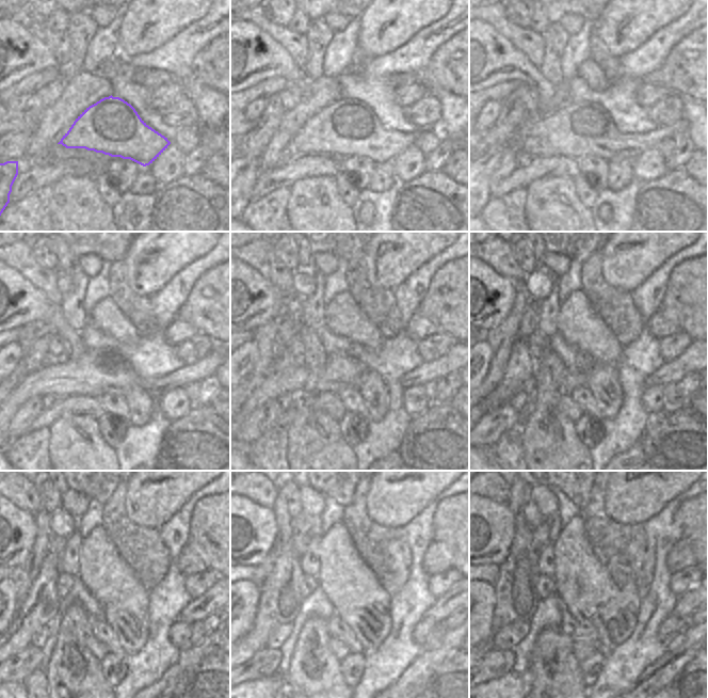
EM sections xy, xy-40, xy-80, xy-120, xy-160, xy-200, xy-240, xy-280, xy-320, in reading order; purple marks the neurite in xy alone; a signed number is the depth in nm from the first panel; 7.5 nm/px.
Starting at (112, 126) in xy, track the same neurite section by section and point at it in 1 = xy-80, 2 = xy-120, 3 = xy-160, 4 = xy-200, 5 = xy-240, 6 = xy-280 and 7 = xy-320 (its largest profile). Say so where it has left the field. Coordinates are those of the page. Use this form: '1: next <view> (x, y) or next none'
1: next xy-80 (585, 129)
2: next xy-120 (97, 371)
3: next xy-160 (341, 370)
4: next xy-200 (672, 371)
5: next xy-240 (199, 608)
6: next xy-280 (445, 605)
7: next xy-320 (686, 605)

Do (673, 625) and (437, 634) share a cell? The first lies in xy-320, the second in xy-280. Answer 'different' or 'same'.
different

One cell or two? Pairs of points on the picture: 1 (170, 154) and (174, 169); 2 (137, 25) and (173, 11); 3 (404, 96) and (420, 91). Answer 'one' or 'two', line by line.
1: one
2: one
3: one

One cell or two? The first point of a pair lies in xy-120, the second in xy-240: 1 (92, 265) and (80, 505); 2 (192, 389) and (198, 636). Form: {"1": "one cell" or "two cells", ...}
{"1": "one cell", "2": "one cell"}

